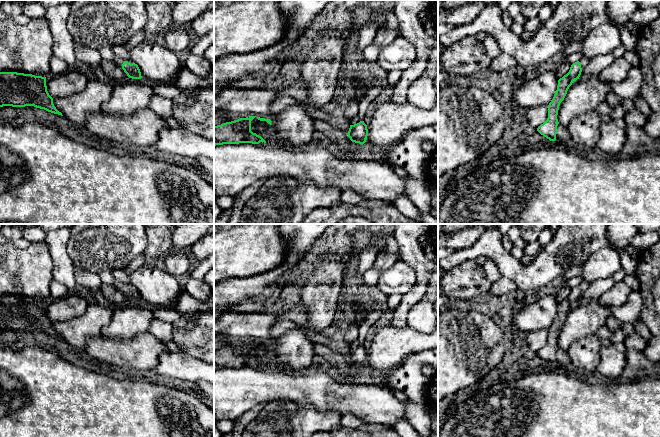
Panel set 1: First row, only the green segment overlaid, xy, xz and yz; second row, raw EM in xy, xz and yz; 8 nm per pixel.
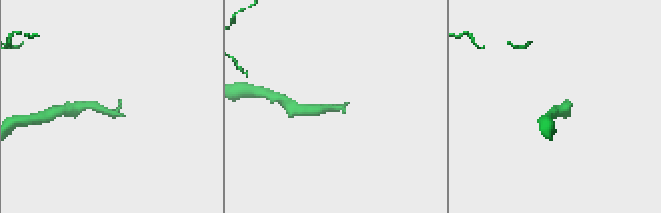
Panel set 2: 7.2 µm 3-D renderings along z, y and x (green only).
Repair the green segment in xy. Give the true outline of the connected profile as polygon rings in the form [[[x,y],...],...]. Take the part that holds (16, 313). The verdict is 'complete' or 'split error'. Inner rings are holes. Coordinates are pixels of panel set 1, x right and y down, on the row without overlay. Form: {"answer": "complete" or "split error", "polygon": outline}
{"answer": "complete", "polygon": [[[0,296],[0,331],[34,330],[62,339],[53,328],[46,301],[17,296]]]}

